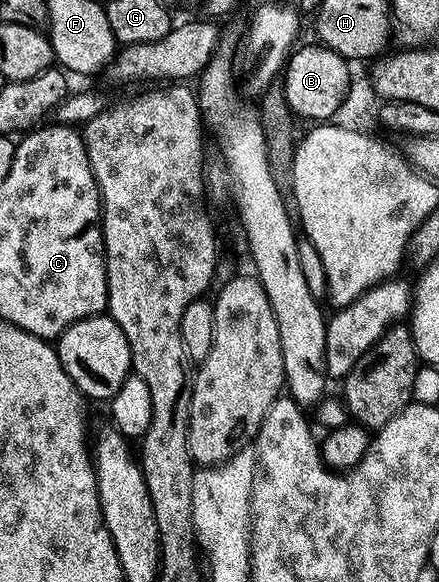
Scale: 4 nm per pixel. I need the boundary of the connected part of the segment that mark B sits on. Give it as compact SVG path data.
M303 47L292 50L285 66L287 77L287 91L285 102L292 112L304 115L311 121L327 121L334 116L341 105L341 101L353 86L348 60L328 47Z

